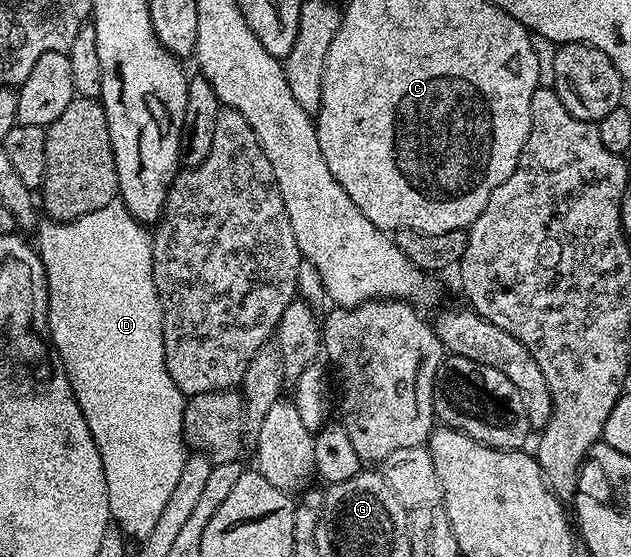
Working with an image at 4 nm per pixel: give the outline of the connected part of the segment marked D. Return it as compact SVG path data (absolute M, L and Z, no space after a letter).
M120 200L72 222L45 221L38 234L38 253L48 278L48 332L102 456L108 513L129 539L143 540L158 524L189 455L184 440L186 396L174 384L164 359L164 313L154 284L152 234Z

